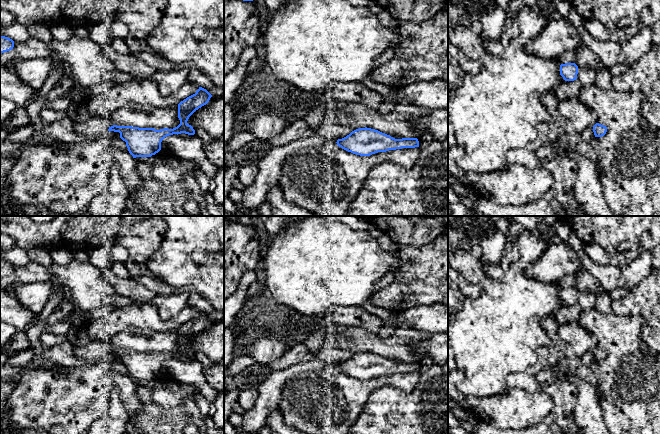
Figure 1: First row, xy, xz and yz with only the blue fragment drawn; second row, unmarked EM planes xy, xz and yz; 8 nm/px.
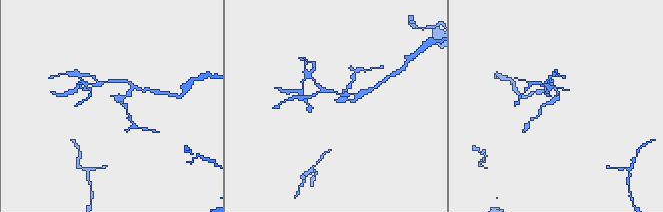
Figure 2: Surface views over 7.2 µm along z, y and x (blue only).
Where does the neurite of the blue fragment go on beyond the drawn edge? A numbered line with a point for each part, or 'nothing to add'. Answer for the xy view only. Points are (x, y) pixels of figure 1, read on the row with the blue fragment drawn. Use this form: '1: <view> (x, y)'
1: xy (95, 127)

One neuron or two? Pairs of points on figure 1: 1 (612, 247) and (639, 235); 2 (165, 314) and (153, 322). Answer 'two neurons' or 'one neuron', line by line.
1: one neuron
2: two neurons

